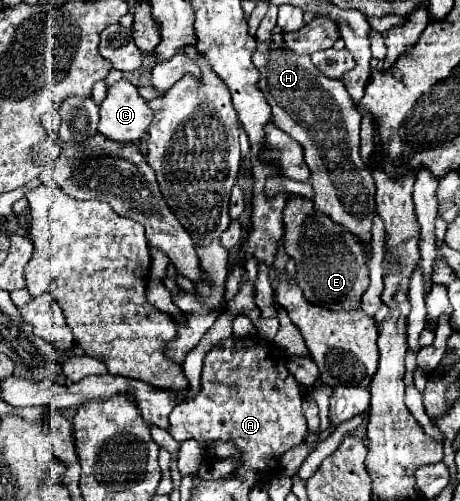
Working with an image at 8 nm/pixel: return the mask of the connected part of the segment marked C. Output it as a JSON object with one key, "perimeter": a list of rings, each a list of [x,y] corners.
{"perimeter":[[[120,80],[108,88],[106,100],[100,104],[100,122],[98,122],[100,134],[104,134],[106,138],[112,138],[120,144],[138,144],[146,136],[150,124],[152,124],[152,110],[148,106],[148,102],[138,94],[134,84]]]}

